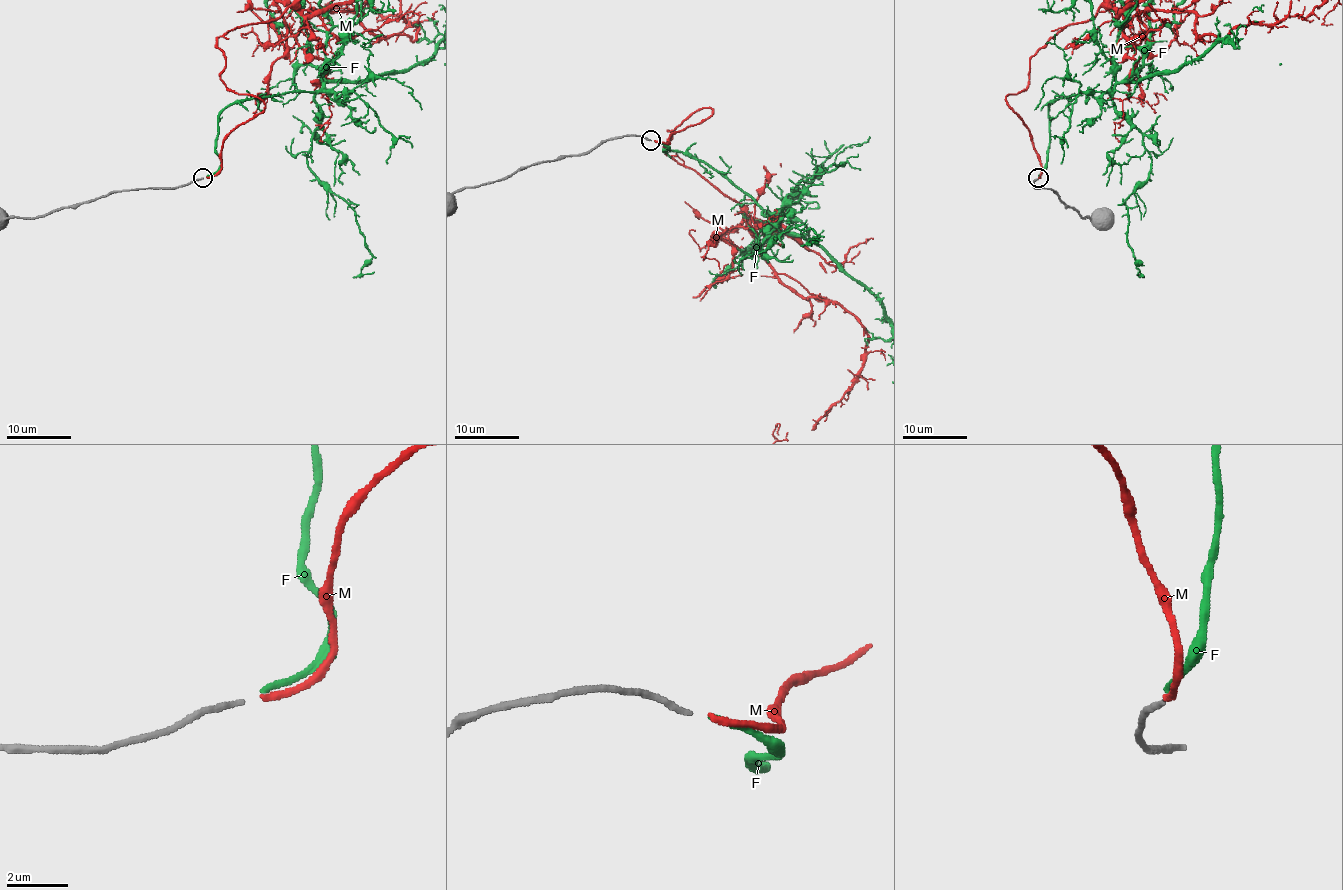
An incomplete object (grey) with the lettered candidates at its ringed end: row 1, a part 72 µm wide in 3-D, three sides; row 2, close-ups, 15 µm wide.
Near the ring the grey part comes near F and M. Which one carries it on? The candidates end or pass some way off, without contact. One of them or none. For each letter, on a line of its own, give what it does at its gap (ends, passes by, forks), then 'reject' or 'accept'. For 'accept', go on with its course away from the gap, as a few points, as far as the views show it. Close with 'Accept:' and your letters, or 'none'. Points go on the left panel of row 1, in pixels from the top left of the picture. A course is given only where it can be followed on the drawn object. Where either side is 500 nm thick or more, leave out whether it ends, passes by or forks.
F: it ends there; reject
M: it ends there; accept
Accept: M

